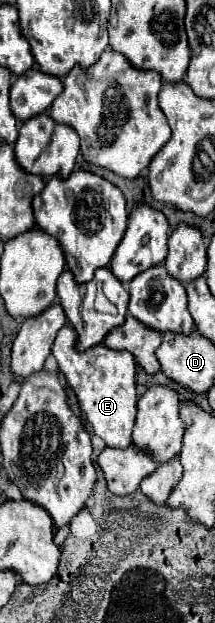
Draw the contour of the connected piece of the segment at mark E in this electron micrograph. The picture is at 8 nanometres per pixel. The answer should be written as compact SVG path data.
M65 324L55 342L53 342L53 356L59 362L59 370L65 374L69 386L75 390L79 398L79 406L85 412L87 420L93 426L93 432L105 440L107 446L127 448L131 444L131 434L135 426L135 404L137 404L137 390L135 390L135 358L125 350L111 350L105 344L91 346L85 352L75 348L73 326Z

